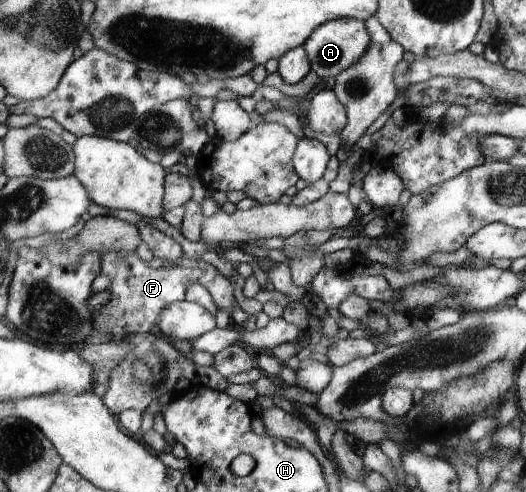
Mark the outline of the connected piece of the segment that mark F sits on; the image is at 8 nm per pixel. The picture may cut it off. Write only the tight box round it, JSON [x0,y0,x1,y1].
[94,252,235,342]

